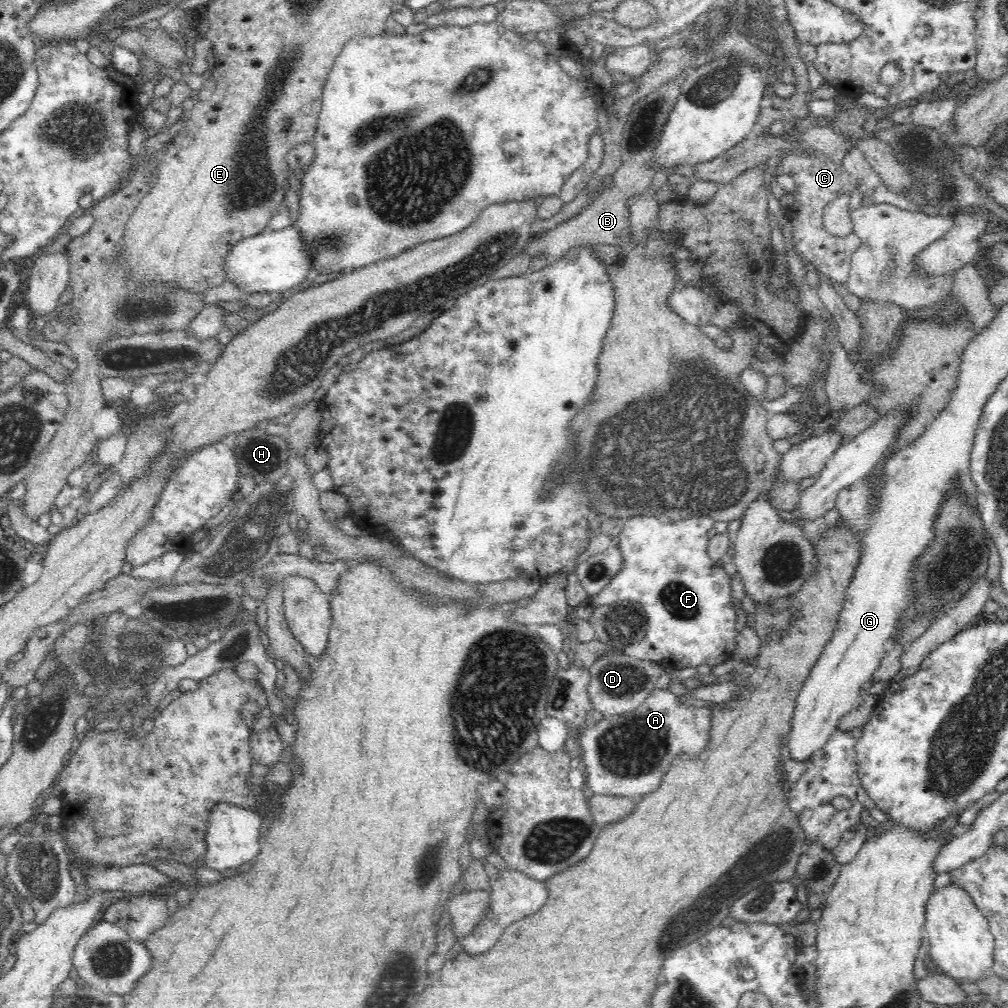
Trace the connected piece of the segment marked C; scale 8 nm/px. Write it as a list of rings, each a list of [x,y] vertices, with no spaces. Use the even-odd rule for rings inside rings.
[[[825,123],[821,127],[810,128],[802,130],[801,137],[799,138],[799,151],[792,151],[788,153],[779,163],[776,174],[789,174],[795,180],[795,189],[787,201],[786,210],[792,227],[792,242],[801,255],[801,258],[811,268],[815,269],[825,280],[830,280],[832,283],[847,284],[849,277],[849,268],[851,263],[851,256],[857,250],[861,240],[857,234],[848,234],[848,236],[834,236],[823,225],[823,212],[826,205],[841,194],[848,193],[854,188],[861,188],[862,185],[858,180],[855,180],[850,174],[845,171],[843,167],[843,160],[846,153],[854,148],[854,140],[847,138],[842,133],[835,130],[830,123]],[[811,149],[813,153],[806,155],[806,150]]]

